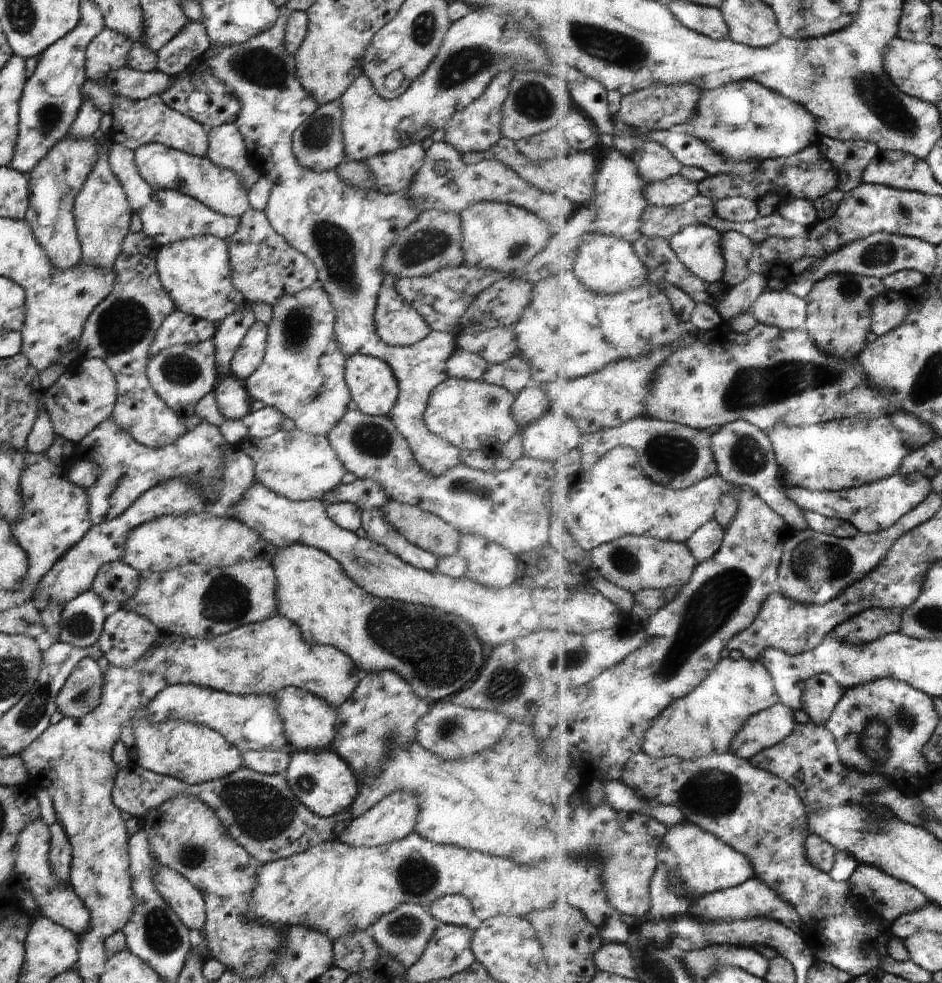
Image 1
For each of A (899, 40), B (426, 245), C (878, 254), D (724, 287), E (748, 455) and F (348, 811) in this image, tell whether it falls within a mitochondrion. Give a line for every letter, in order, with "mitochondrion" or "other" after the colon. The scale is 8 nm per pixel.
A: other
B: mitochondrion
C: mitochondrion
D: other
E: mitochondrion
F: other

